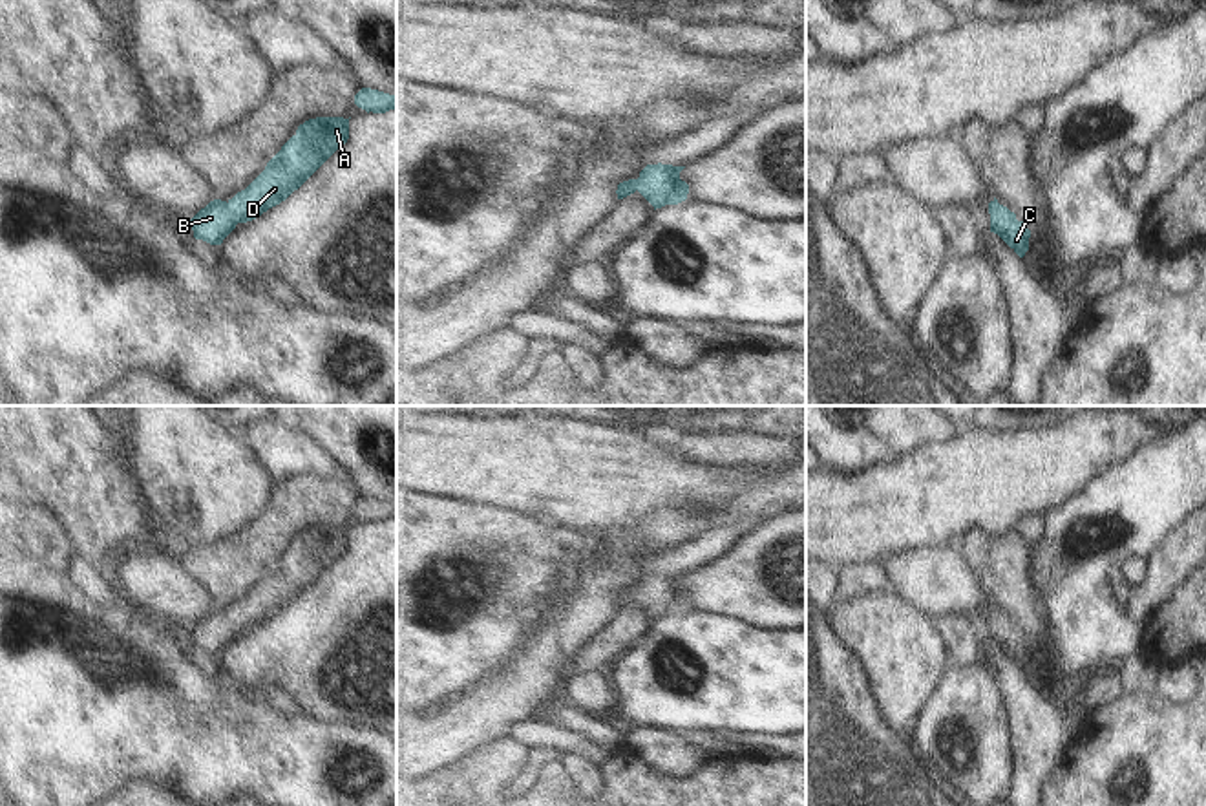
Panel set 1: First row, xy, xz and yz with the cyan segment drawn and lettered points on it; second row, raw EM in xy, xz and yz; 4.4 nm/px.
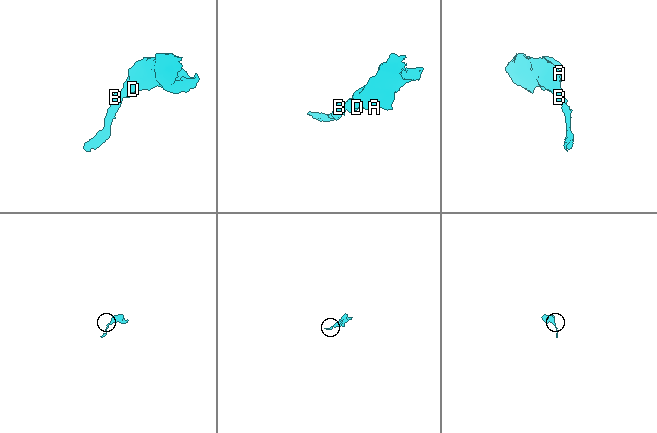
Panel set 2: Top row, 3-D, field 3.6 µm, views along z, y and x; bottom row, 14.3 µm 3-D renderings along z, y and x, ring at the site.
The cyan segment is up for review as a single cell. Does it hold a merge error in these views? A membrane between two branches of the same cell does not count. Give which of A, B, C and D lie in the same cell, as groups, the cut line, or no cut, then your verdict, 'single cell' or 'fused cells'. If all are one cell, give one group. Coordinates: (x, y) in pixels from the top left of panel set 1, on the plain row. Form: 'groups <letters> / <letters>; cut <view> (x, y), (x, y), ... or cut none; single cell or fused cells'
groups A B C D; cut none; single cell

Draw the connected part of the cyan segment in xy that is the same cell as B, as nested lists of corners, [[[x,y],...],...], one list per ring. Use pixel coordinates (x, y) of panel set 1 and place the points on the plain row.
[[[316,526],[305,530],[245,599],[228,610],[210,610],[190,629],[194,647],[221,654],[238,632],[252,631],[285,610],[347,548],[349,528]]]

